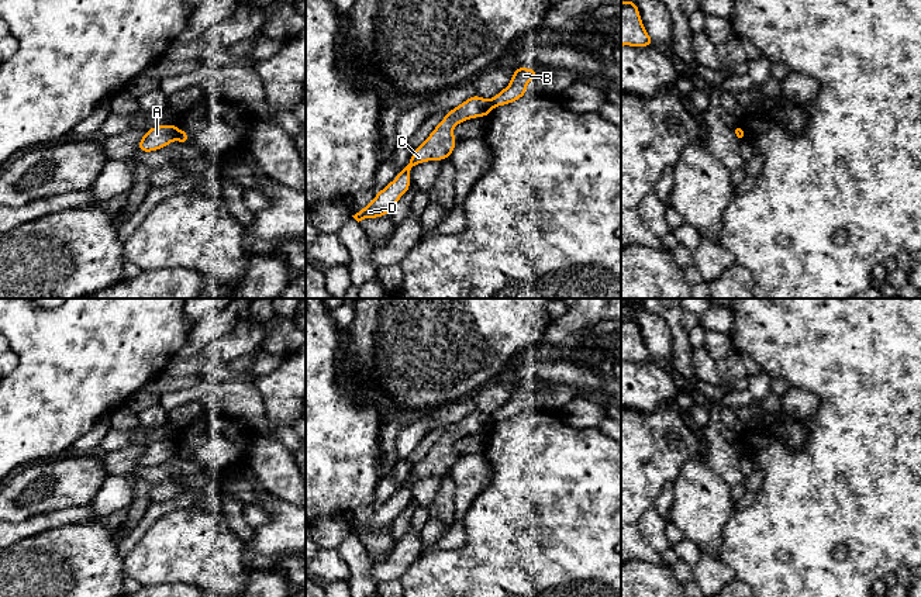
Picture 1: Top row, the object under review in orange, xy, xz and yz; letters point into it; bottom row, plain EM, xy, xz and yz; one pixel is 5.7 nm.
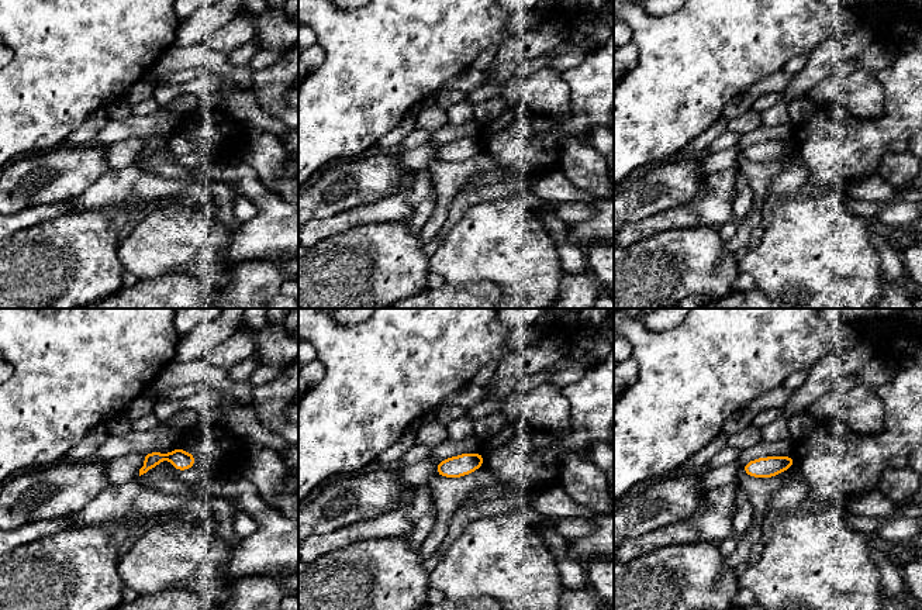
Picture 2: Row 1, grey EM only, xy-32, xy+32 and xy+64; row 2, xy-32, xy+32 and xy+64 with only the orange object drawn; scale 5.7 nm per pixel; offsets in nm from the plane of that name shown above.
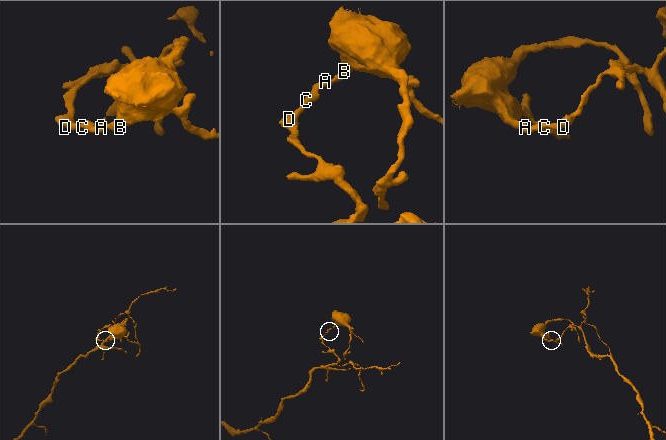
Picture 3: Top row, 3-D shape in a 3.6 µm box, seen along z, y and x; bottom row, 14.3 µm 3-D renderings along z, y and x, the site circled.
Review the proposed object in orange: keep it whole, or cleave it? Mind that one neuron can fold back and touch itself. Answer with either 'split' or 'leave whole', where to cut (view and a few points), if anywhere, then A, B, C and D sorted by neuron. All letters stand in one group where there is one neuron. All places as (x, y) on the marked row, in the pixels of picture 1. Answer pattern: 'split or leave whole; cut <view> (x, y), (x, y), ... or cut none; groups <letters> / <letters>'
split; cut xy (178, 128), (175, 138); groups A C D / B

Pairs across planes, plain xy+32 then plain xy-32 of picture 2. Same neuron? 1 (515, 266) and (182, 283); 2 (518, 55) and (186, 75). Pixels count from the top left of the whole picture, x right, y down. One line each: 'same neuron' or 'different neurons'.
1: different neurons
2: different neurons

